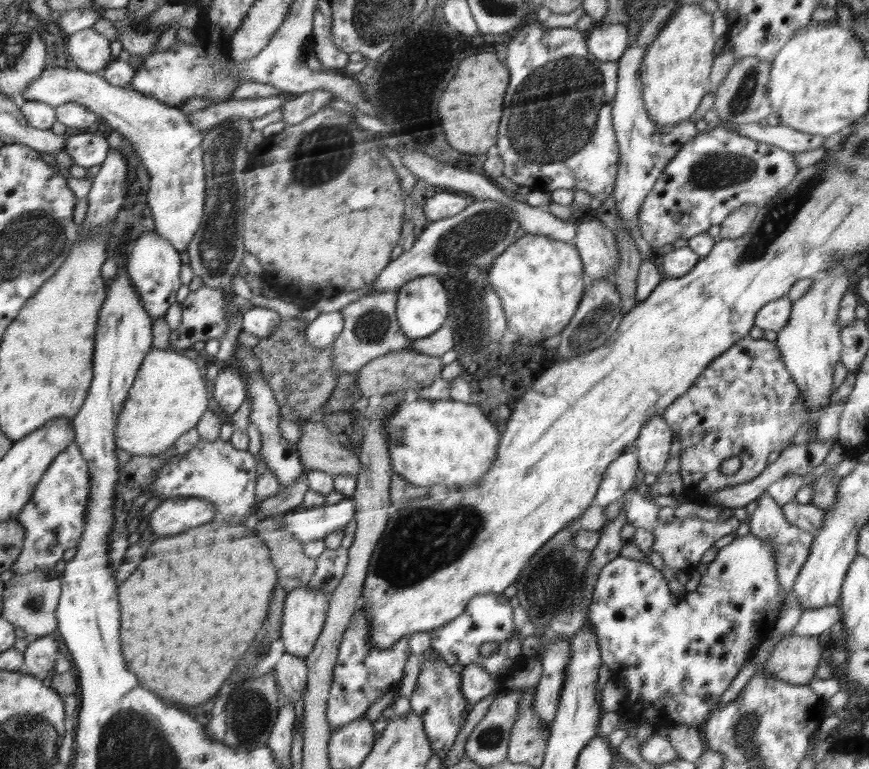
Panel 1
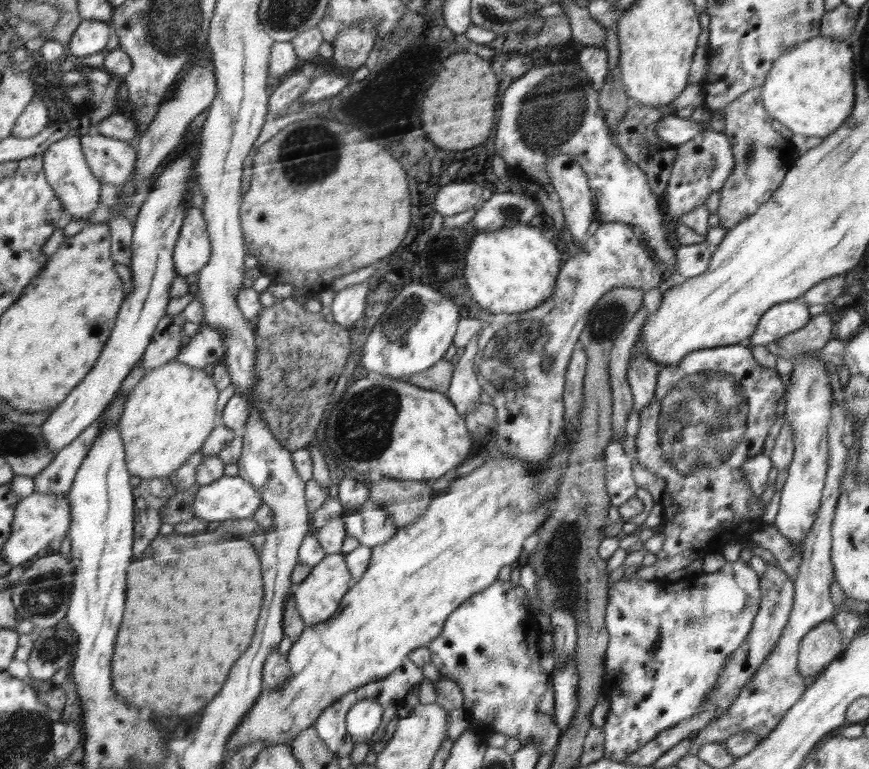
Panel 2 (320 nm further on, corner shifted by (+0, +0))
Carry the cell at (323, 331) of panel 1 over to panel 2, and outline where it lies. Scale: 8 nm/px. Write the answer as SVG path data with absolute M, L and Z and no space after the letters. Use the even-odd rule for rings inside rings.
M366 282L335 292L331 311L335 323L350 327L356 320L362 318L368 293L369 288Z

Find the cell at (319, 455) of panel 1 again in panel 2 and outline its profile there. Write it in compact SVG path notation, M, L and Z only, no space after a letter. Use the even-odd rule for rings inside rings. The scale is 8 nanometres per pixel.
M372 478L372 485L369 488L368 498L378 502L384 507L384 510L390 514L397 528L402 528L414 524L428 509L432 503L433 483L424 480L397 480L382 478Z

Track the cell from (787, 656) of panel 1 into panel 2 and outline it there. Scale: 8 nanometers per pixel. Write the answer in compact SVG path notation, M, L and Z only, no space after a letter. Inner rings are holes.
M831 621L815 625L801 640L797 667L802 676L820 674L843 652L838 627Z

